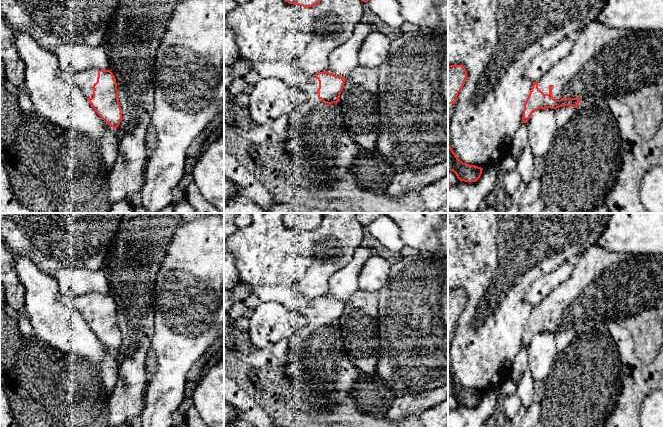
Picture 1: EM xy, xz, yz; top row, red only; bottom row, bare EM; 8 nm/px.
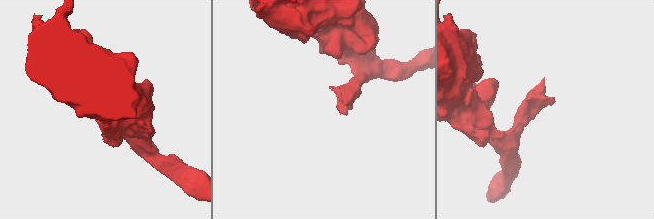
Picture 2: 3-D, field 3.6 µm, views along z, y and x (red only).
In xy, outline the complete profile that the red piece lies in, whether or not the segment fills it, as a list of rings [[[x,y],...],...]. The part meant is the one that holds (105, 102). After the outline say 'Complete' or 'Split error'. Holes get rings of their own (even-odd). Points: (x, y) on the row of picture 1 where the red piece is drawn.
[[[84,70],[74,75],[74,81],[95,112],[109,126],[117,128],[122,121],[122,110],[113,73],[110,70]]]. Split error

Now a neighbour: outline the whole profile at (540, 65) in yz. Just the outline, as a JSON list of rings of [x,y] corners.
[[[566,37],[540,55],[534,57],[524,71],[524,77],[538,81],[559,61],[568,56],[574,46],[574,37]]]

